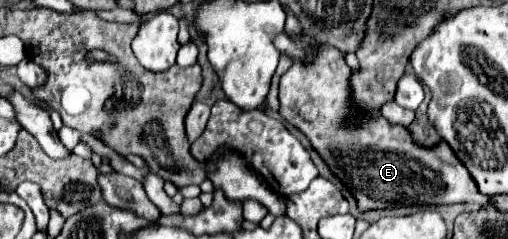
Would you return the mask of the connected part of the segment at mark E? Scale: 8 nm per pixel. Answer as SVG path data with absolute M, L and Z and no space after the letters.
M320 44L320 54L316 54L316 58L308 62L308 66L296 66L294 62L280 78L280 114L292 126L296 126L300 132L308 136L308 140L318 150L318 154L324 158L324 162L332 168L332 172L340 176L344 184L350 186L354 198L358 200L360 210L398 208L398 206L412 206L412 204L422 204L422 206L460 204L460 202L478 202L482 206L490 204L490 198L478 192L470 172L456 158L456 154L450 150L446 142L440 142L432 150L420 148L412 142L410 132L404 126L390 126L382 116L362 118L356 130L348 130L346 128L346 120L350 118L348 78L350 78L350 68L344 62L344 54L330 44Z

